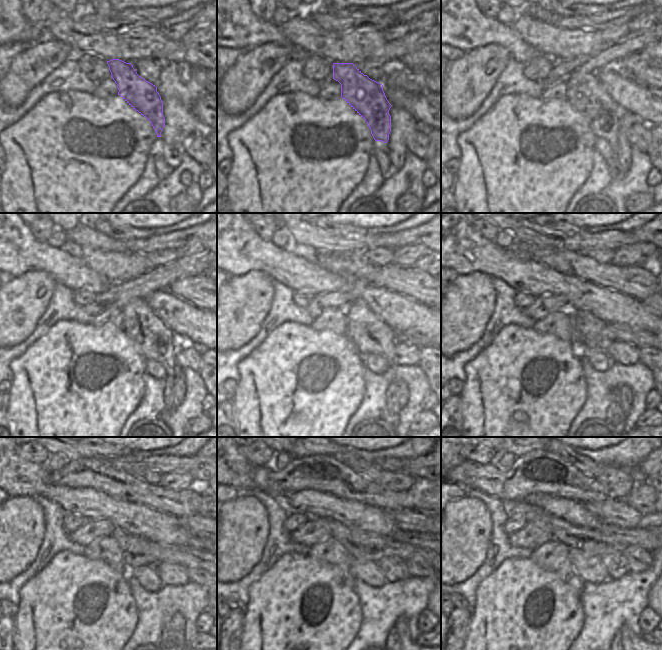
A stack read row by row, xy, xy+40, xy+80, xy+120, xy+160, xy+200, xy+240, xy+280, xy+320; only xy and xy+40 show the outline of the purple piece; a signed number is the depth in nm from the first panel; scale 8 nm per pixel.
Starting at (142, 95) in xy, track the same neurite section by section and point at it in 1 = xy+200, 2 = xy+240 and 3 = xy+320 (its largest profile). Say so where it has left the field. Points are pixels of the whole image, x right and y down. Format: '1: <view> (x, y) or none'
1: xy+200 (587, 327)
2: xy+240 (168, 640)
3: xy+320 (616, 640)

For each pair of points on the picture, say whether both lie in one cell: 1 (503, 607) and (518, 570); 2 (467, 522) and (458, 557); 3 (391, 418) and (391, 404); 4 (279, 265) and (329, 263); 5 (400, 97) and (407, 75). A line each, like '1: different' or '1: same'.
1: same
2: same
3: same
4: different
5: different

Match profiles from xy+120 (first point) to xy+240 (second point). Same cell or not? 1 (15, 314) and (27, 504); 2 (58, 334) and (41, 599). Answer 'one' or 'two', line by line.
1: one
2: one

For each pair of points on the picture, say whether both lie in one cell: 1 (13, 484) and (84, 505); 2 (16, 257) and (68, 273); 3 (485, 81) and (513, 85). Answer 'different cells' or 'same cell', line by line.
1: same cell
2: same cell
3: different cells

